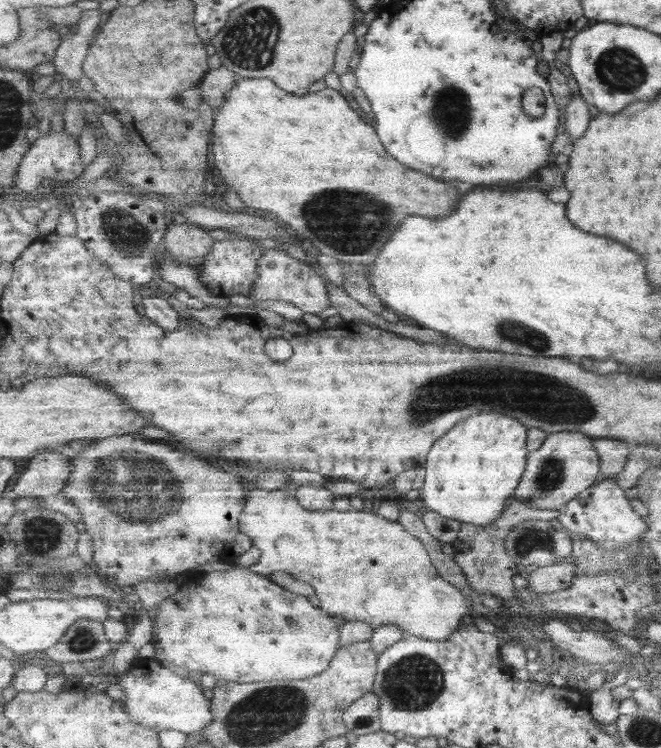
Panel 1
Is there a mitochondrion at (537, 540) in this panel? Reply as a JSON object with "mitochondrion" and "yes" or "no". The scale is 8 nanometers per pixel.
{"mitochondrion":"yes"}

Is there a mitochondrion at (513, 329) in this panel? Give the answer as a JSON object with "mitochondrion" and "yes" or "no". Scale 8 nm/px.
{"mitochondrion":"yes"}

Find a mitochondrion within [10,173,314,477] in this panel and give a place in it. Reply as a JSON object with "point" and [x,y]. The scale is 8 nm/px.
{"point":[127,235]}

